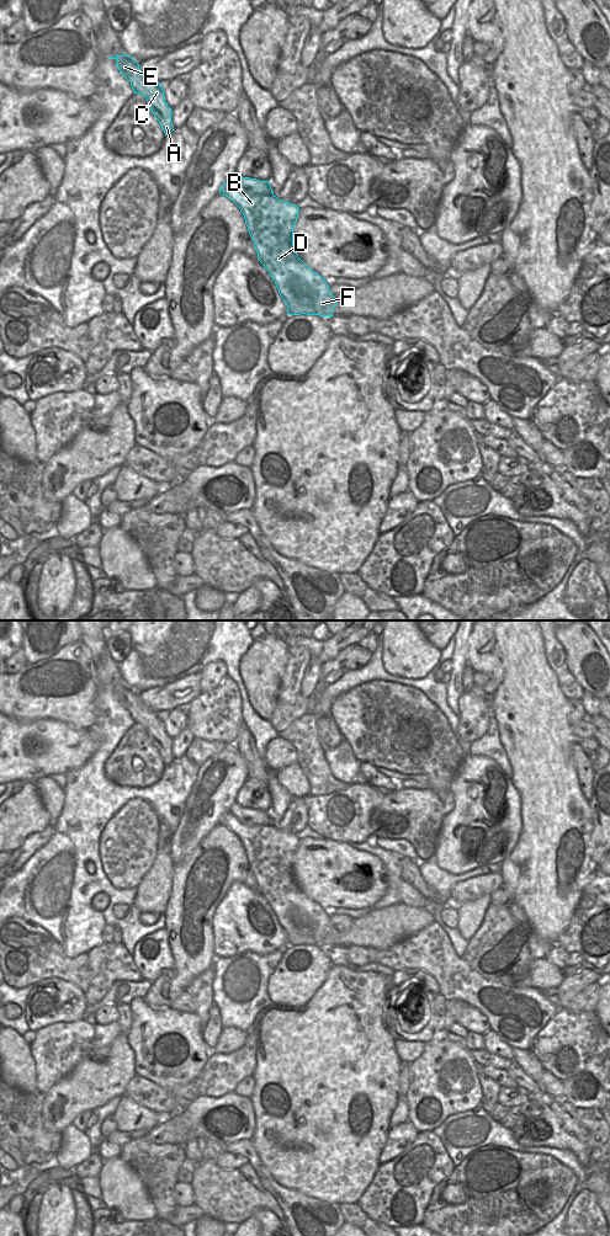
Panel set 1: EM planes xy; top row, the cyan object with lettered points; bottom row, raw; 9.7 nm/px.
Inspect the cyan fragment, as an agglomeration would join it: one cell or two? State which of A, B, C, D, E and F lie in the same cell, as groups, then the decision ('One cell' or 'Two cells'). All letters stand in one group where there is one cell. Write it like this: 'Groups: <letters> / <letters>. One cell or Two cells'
Groups: A C E / B D F. Two cells.

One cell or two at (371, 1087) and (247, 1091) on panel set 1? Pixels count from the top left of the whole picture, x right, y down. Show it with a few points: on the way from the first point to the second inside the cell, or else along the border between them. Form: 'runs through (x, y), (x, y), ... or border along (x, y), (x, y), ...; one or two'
border along (253, 1075), (253, 1093), (249, 1097); two

